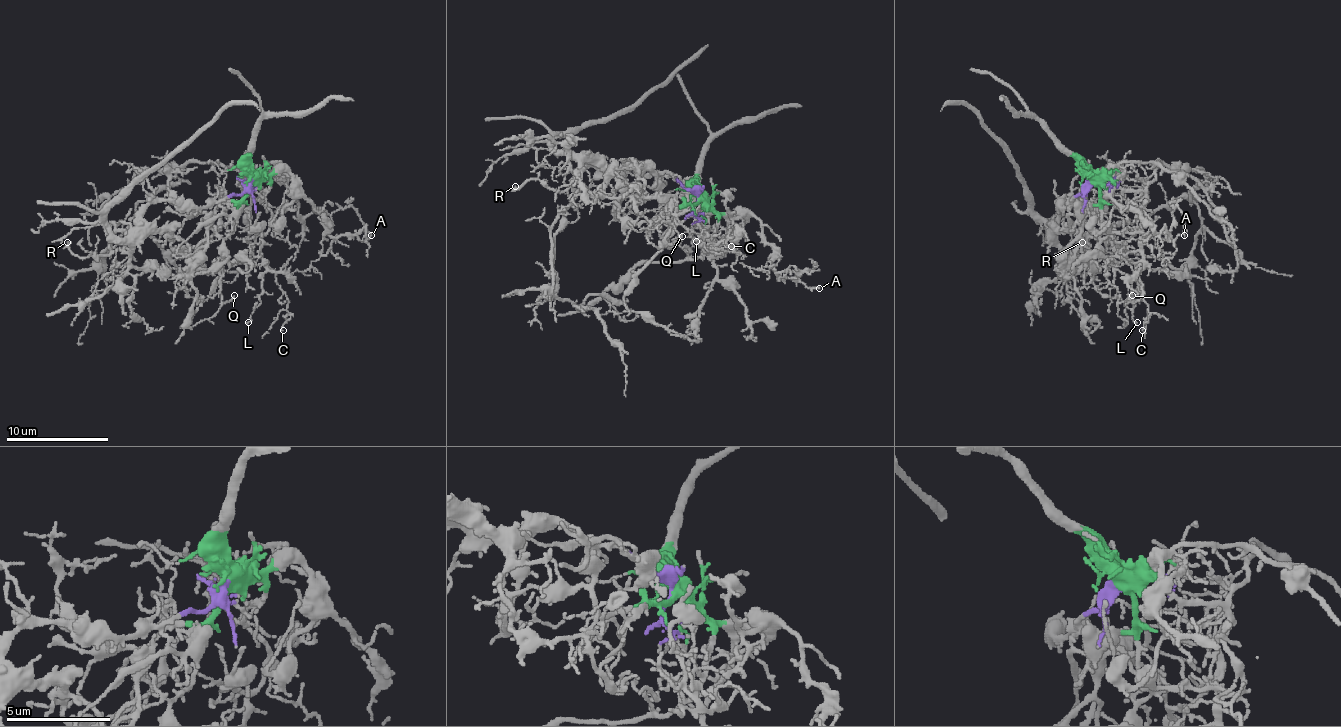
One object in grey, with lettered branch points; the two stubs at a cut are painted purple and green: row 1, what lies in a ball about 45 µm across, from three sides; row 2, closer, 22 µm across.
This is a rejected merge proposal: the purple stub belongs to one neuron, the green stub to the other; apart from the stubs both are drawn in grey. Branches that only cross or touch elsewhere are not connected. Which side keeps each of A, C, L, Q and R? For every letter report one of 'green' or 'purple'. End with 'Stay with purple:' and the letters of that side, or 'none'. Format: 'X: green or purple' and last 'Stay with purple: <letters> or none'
A: green
C: green
L: green
Q: green
R: purple
Stay with purple: R

